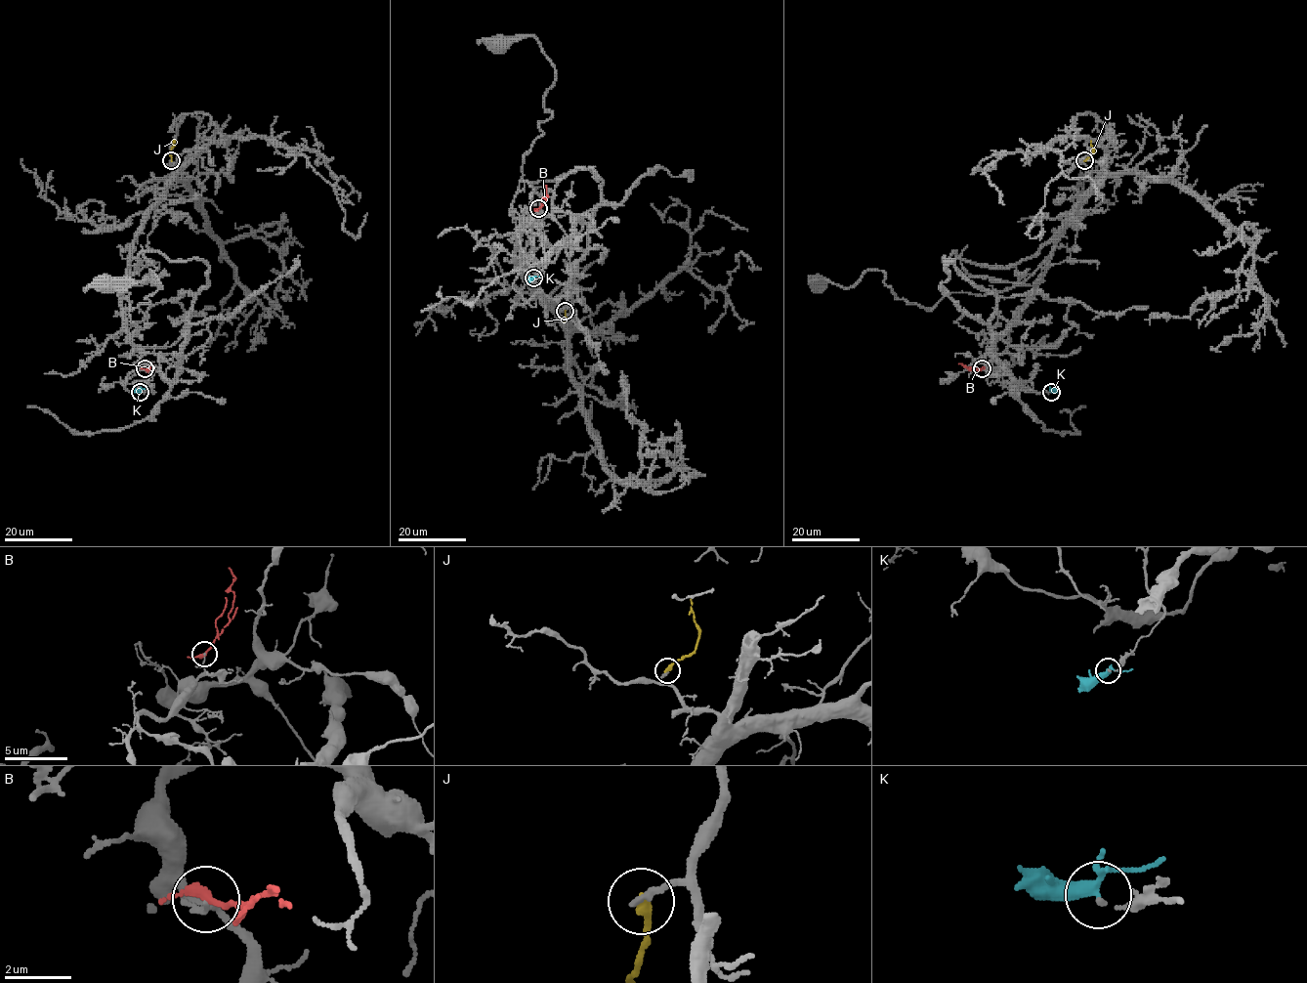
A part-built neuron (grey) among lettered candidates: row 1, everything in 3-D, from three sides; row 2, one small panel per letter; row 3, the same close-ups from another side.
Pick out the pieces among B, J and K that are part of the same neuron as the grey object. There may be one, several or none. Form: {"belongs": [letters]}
{"belongs": []}

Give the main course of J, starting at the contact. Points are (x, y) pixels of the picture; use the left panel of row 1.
J: (171, 161), (174, 141)

